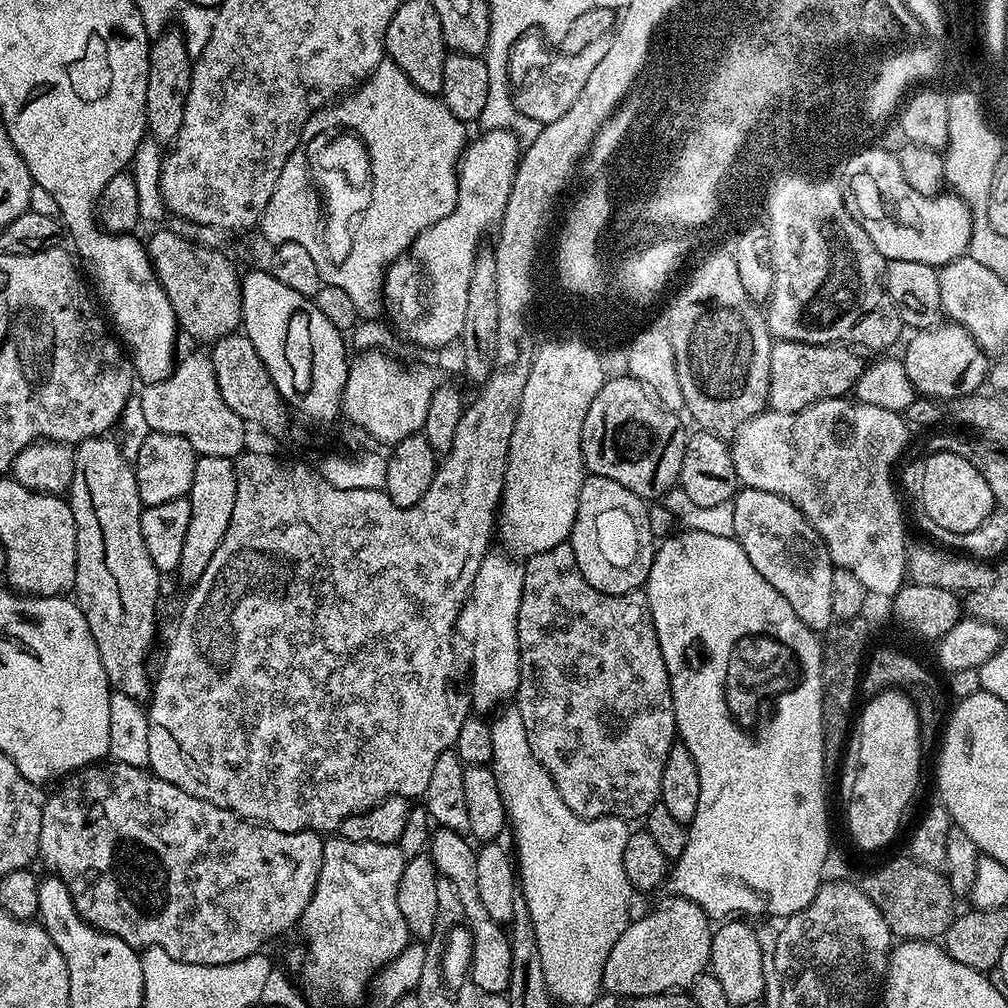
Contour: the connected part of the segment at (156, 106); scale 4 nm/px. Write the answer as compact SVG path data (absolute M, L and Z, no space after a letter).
M165 30L151 41L148 50L148 85L146 86L147 131L151 139L171 142L182 130L182 118L186 114L186 98L190 98L193 53L188 47L183 31Z

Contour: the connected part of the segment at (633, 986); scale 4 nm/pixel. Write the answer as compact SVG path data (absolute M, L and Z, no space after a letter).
M668 898L661 908L633 919L622 930L618 942L610 950L604 967L605 993L614 996L660 996L664 992L687 989L709 967L712 958L713 921L702 906L683 898Z

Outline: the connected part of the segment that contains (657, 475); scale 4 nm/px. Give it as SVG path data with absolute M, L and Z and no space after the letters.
M622 374L605 379L602 390L590 402L590 410L586 414L586 422L582 426L582 454L584 467L591 475L614 478L614 482L622 482L626 490L638 494L646 502L656 502L664 498L677 487L682 470L682 454L684 443L689 433L684 432L684 424L675 411L664 408L653 396L645 384L629 374Z

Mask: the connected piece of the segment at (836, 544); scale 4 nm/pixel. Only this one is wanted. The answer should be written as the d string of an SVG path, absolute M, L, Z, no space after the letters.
M855 398L820 400L817 404L812 404L810 407L797 412L765 410L754 418L747 420L744 424L739 425L731 437L730 447L734 458L736 479L743 487L766 490L770 494L785 496L795 508L800 509L800 513L810 522L810 526L814 526L814 530L823 538L826 550L830 554L835 567L850 570L850 574L855 574L861 580L862 586L866 586L866 590L873 597L885 596L885 598L891 598L896 595L898 589L904 587L908 574L910 540L904 537L904 512L900 509L900 500L896 497L896 484L892 481L892 467L895 466L896 459L903 454L904 447L908 444L908 430L910 430L910 424L901 413L884 410L882 406L861 404Z

